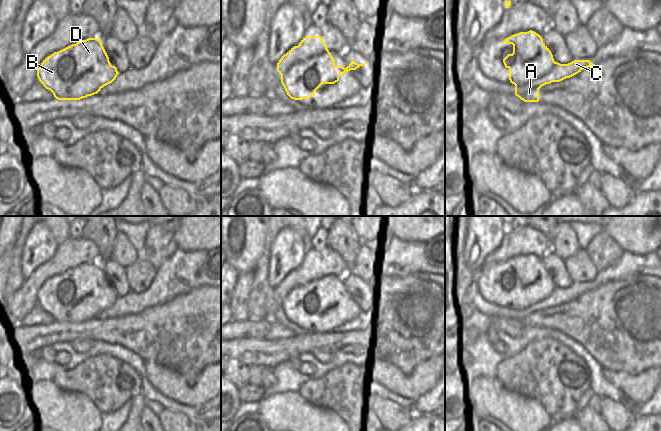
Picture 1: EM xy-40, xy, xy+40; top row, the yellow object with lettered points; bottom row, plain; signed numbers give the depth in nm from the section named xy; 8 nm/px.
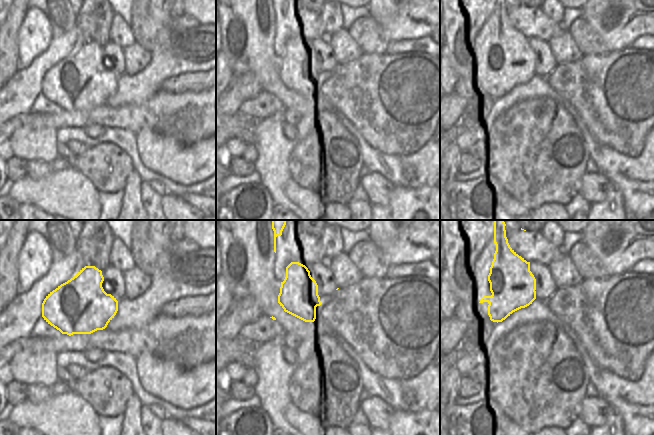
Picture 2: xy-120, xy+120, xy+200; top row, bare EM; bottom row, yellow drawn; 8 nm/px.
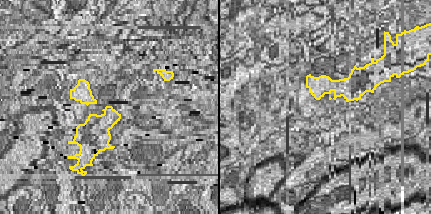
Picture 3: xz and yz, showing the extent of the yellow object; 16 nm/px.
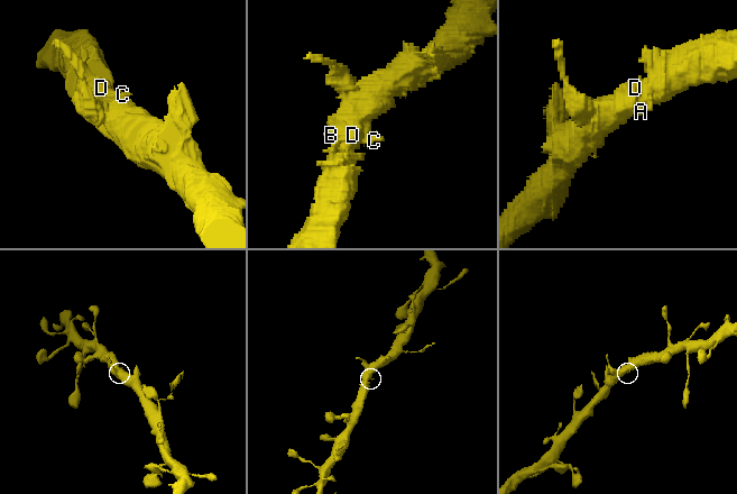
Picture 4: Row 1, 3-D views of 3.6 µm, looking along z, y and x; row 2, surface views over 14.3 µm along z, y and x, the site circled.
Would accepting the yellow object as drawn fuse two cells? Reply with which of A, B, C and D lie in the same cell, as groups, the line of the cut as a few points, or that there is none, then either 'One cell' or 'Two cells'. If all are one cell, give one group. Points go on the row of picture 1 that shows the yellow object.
Groups: A B C D. No split. One cell.

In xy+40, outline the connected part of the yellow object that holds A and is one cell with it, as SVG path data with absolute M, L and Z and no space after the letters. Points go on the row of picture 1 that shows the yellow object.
M532 30L514 34L503 43L513 45L513 53L508 54L503 63L509 69L515 95L524 102L538 102L542 86L560 82L595 65L589 60L574 60L568 64L555 62L542 37Z

